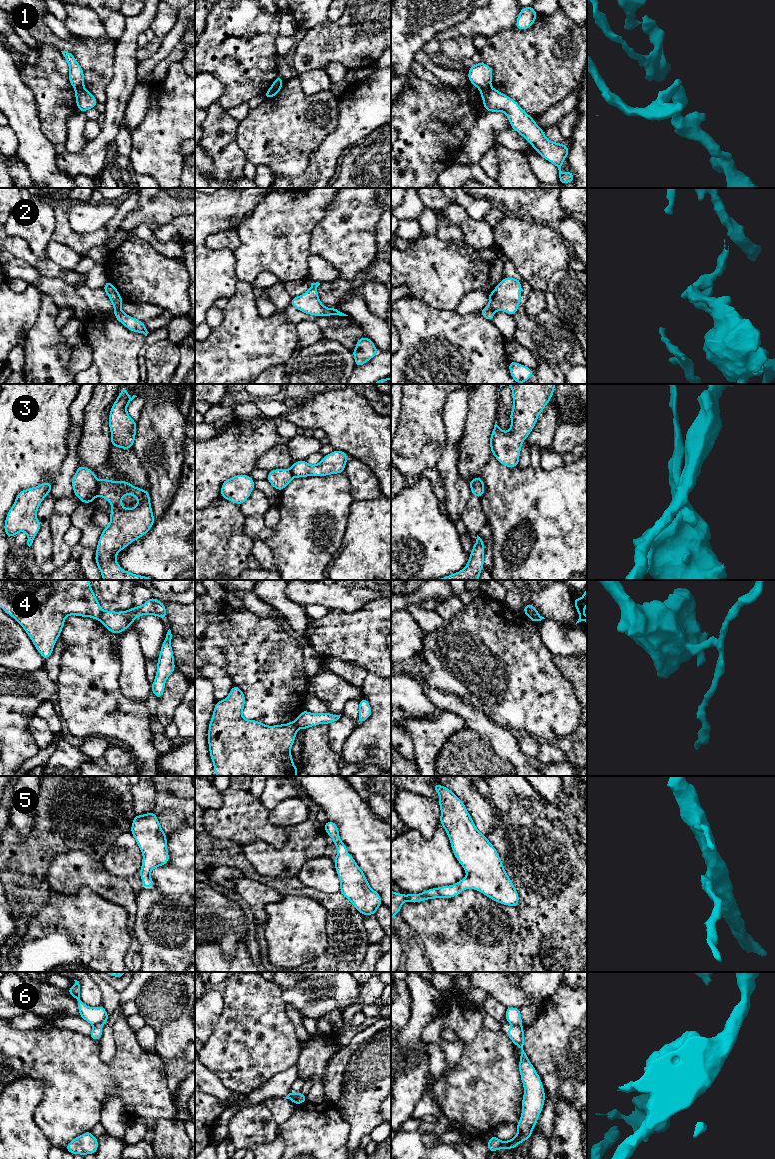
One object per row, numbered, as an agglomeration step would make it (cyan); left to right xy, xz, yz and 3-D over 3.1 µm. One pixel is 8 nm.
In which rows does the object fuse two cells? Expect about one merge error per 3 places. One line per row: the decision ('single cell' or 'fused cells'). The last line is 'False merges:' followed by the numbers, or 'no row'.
1: fused cells
2: fused cells
3: fused cells
4: fused cells
5: single cell
6: fused cells
False merges: 1, 2, 3, 4, 6

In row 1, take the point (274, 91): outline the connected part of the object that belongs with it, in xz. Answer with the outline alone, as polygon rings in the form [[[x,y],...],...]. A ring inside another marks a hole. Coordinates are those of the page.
[[[278,82],[270,91],[266,92],[264,94],[265,98],[268,99],[276,96],[279,93],[280,89],[282,88],[283,82]]]

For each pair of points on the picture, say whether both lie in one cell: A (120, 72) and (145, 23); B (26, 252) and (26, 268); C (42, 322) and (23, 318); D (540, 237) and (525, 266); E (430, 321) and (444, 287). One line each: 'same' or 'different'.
A: same
B: different
C: different
D: same
E: different

